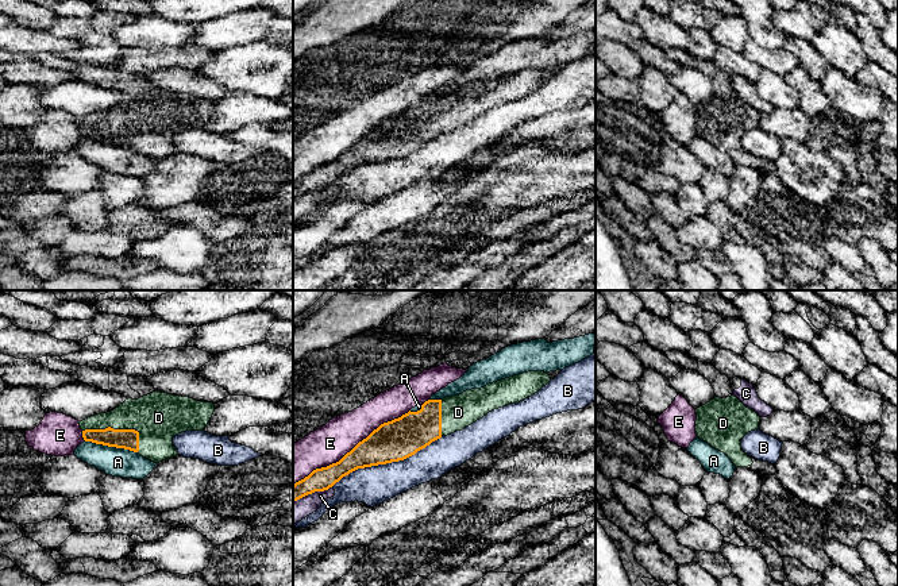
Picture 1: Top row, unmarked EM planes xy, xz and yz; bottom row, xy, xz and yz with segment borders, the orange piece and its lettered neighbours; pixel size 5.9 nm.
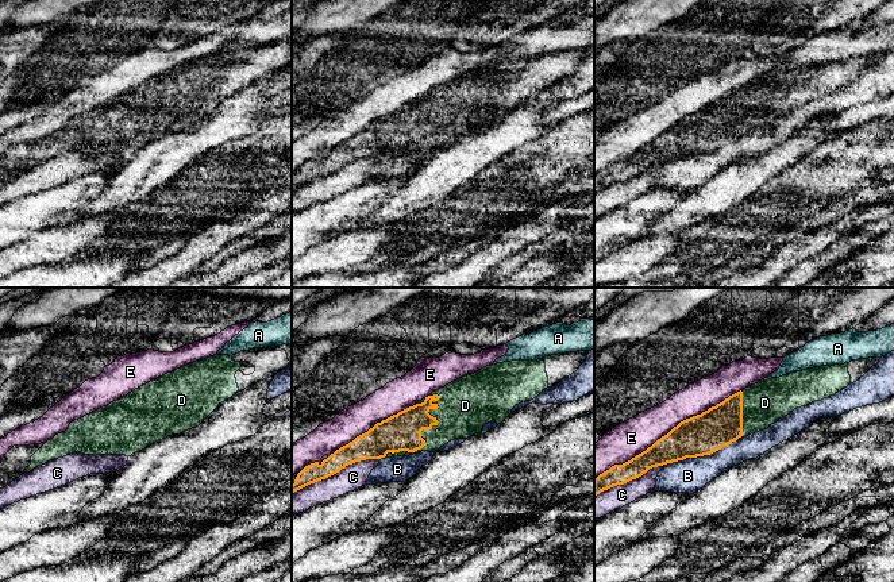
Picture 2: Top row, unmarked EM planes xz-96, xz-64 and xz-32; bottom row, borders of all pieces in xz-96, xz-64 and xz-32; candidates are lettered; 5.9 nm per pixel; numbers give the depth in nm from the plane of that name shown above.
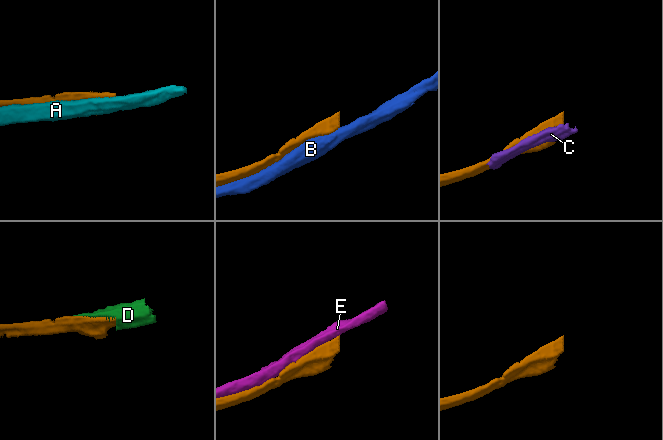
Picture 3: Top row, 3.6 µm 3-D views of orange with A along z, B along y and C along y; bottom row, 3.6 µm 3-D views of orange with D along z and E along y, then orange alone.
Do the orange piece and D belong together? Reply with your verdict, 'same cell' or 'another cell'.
same cell

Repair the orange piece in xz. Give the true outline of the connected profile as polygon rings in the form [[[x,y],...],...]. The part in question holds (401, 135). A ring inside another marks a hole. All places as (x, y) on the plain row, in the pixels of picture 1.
[[[528,69],[459,93],[428,97],[420,108],[409,108],[381,122],[339,159],[316,166],[296,180],[293,198],[328,188],[358,166],[404,158],[442,134],[465,127],[492,108],[533,93],[550,78],[544,69]]]

